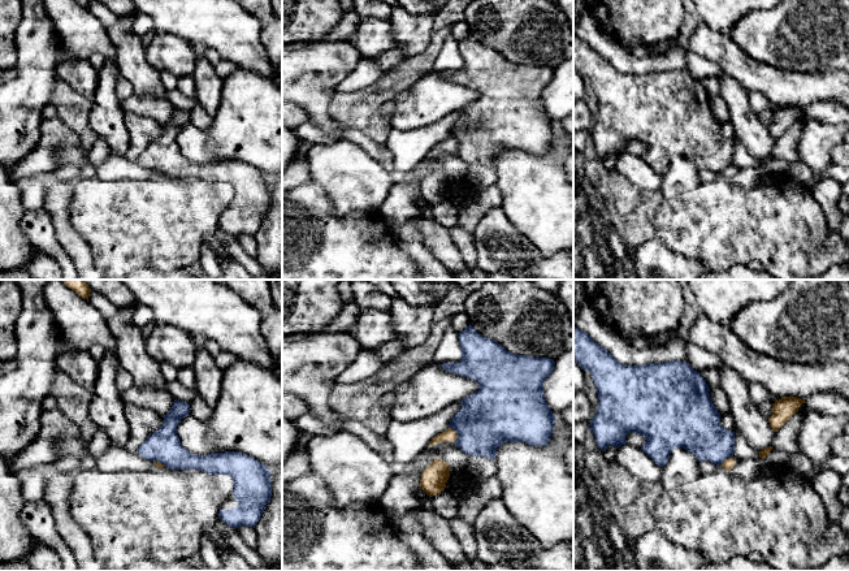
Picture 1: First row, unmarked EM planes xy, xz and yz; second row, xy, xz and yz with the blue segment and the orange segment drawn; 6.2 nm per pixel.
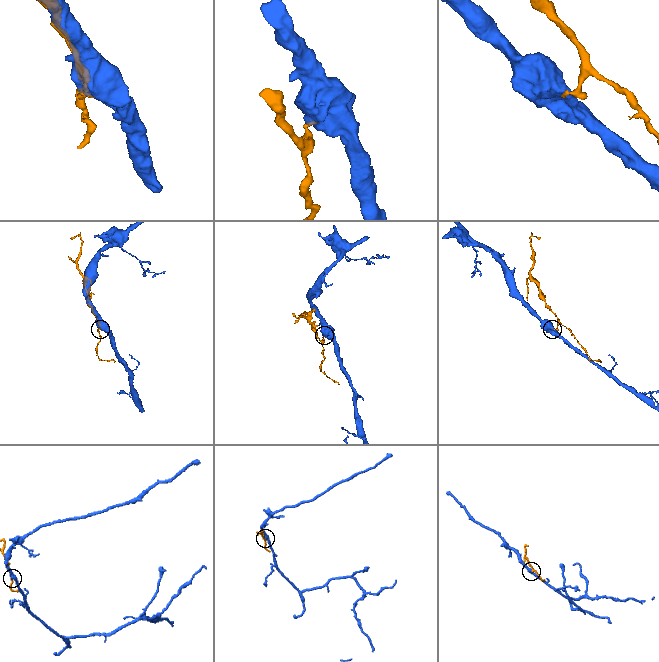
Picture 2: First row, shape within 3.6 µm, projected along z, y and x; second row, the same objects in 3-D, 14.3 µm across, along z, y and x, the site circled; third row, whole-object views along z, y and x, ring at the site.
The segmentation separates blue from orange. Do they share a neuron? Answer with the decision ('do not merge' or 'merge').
do not merge

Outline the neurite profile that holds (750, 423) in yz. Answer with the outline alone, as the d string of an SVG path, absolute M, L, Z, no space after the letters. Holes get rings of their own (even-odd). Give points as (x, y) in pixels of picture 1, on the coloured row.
M723 363L719 375L720 386L728 398L729 414L736 424L736 432L741 433L750 447L757 451L772 446L776 432L772 431L768 420L751 401L749 382Z

